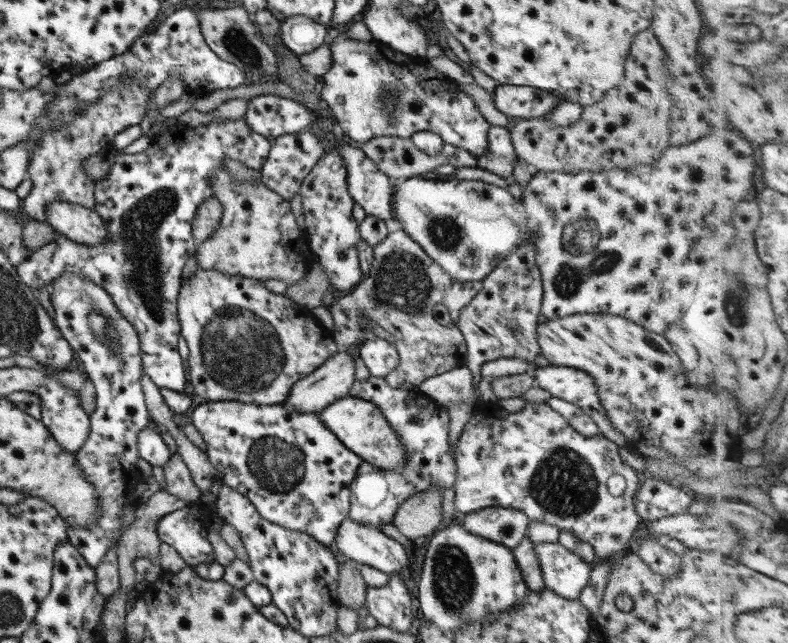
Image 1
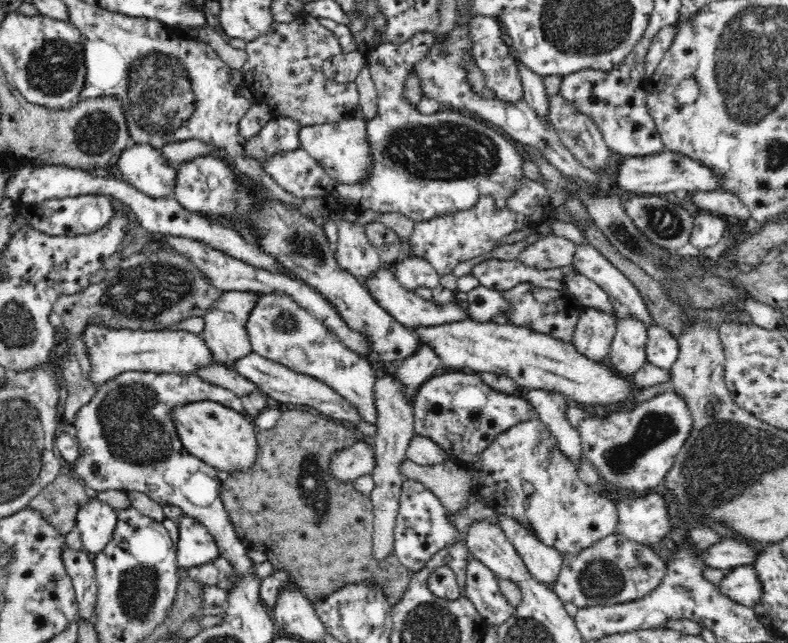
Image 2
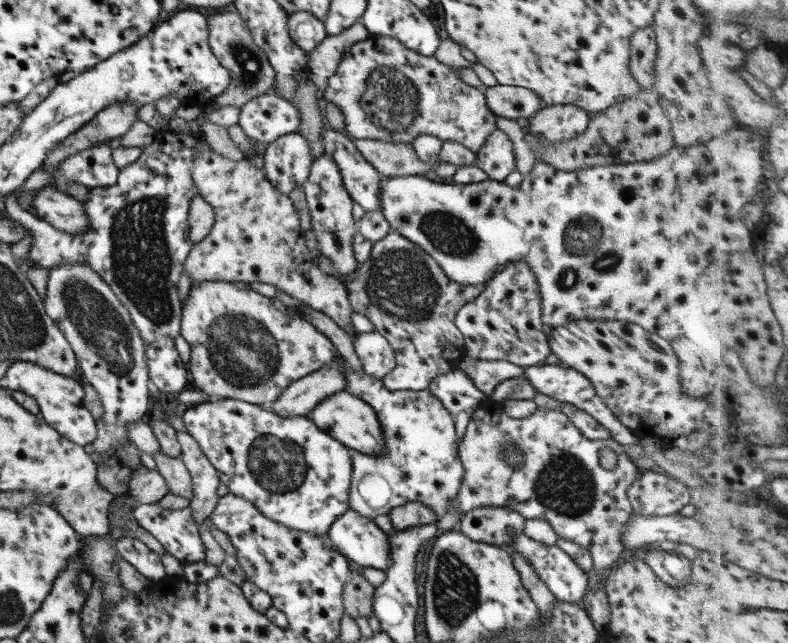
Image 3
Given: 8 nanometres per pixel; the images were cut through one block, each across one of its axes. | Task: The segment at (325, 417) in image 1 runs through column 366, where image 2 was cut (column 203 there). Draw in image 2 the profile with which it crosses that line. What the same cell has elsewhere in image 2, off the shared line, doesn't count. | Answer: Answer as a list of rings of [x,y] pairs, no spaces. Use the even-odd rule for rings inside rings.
[[[200,401],[176,407],[171,414],[183,447],[196,458],[226,474],[248,470],[257,462],[258,429],[251,417],[219,402]]]

